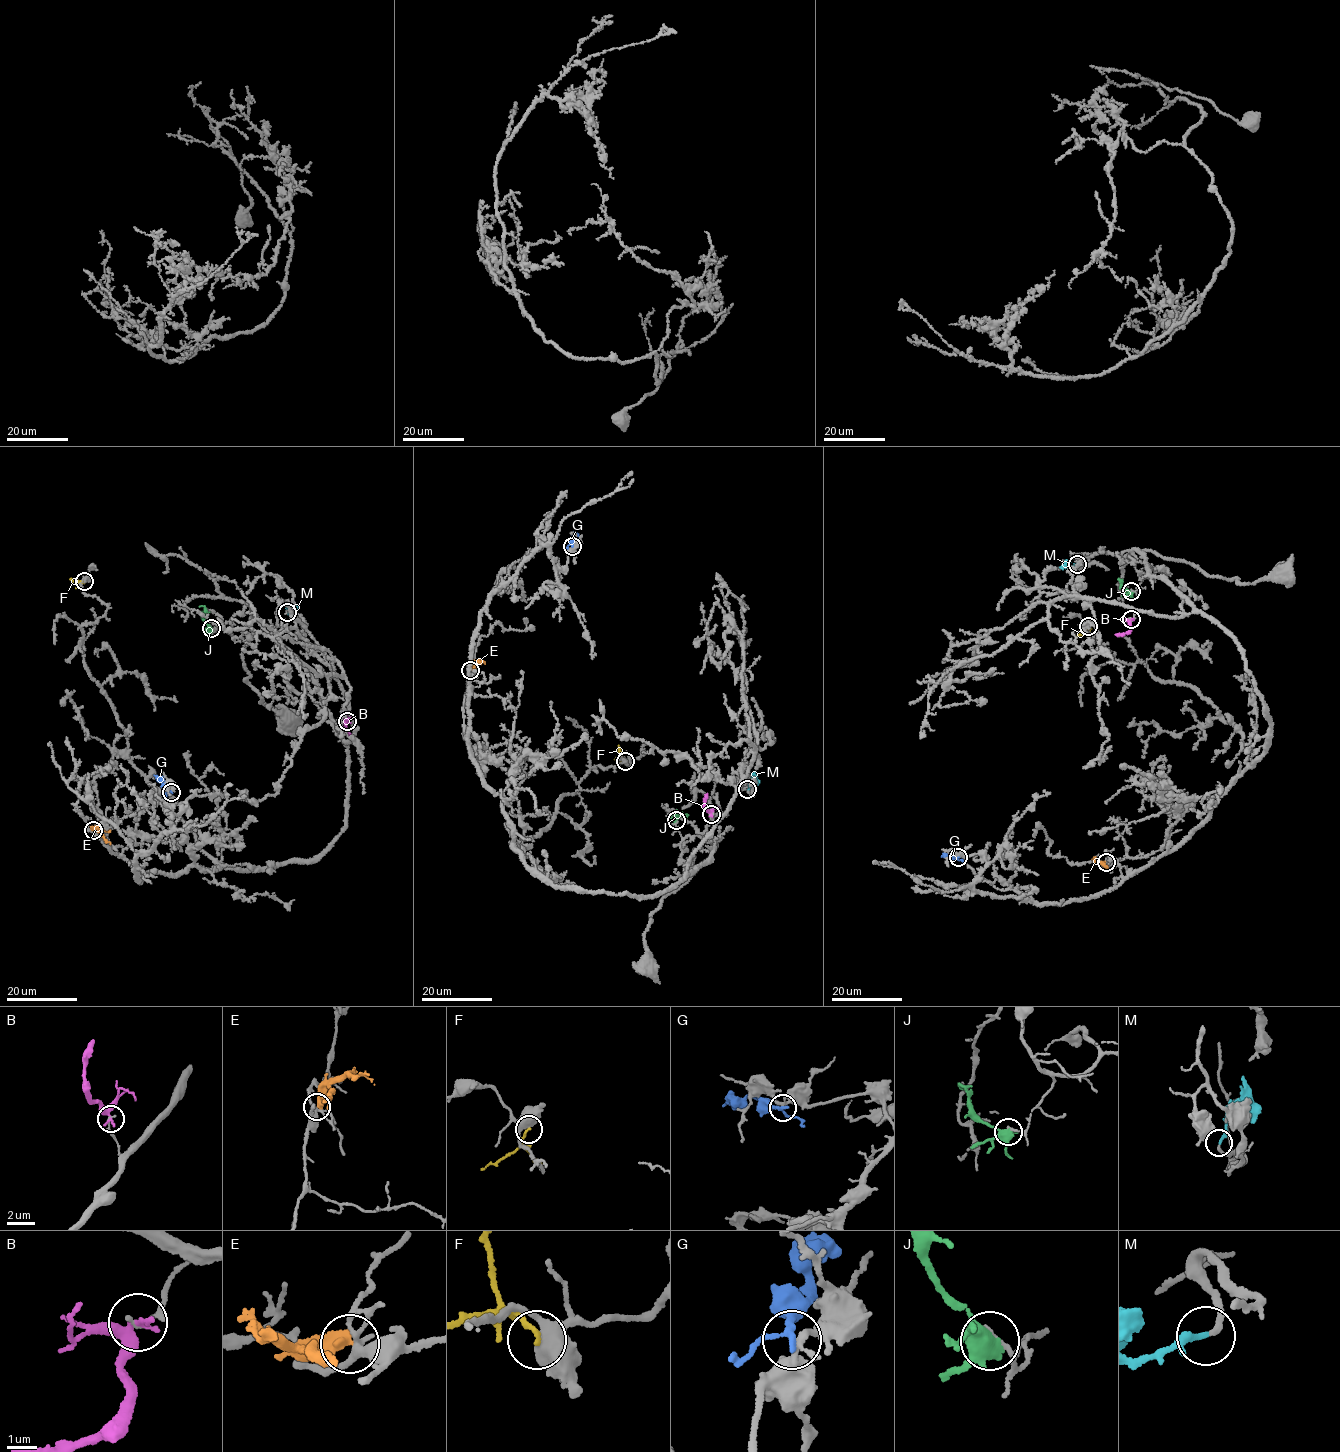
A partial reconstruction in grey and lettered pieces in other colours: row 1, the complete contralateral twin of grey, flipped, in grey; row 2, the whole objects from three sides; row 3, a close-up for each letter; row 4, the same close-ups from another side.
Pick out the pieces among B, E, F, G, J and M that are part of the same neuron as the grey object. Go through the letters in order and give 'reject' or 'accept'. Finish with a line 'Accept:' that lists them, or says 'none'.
B: reject
E: reject
F: reject
G: reject
J: reject
M: accept
Accept: M

